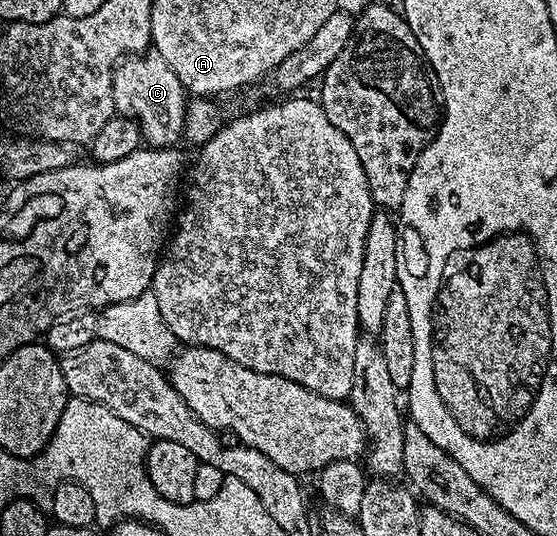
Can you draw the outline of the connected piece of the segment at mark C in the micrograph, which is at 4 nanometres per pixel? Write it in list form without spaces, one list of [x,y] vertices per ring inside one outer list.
[[[145,53],[140,59],[141,63],[129,61],[114,71],[112,85],[114,110],[137,123],[142,140],[148,146],[172,148],[184,132],[187,90],[179,77],[175,76],[171,65],[167,65],[167,61],[163,61],[161,55]]]

